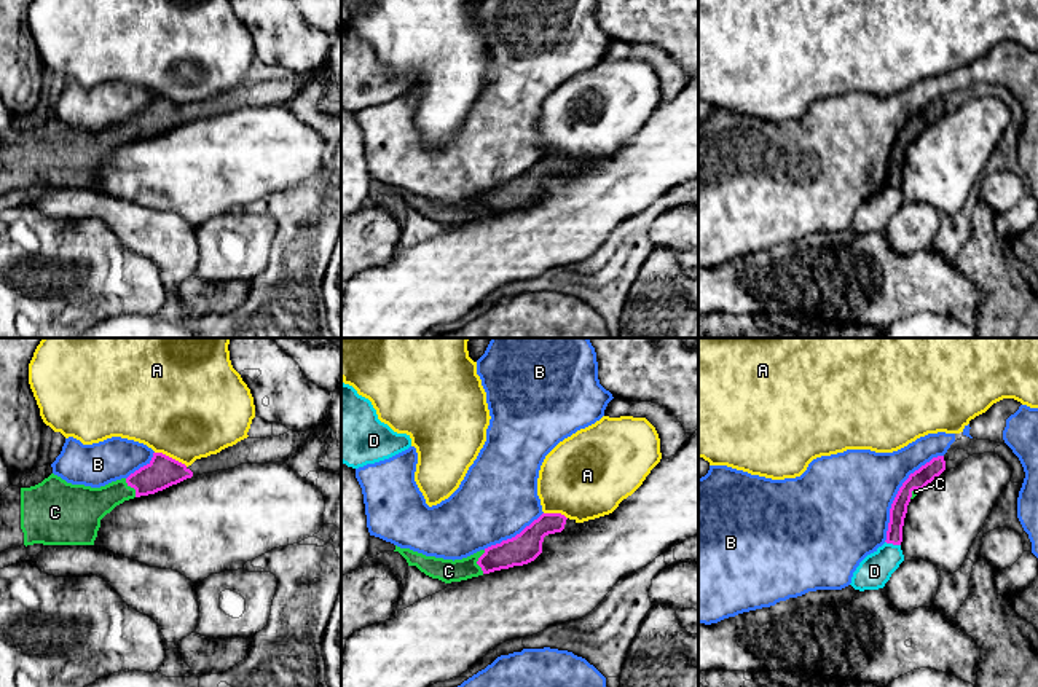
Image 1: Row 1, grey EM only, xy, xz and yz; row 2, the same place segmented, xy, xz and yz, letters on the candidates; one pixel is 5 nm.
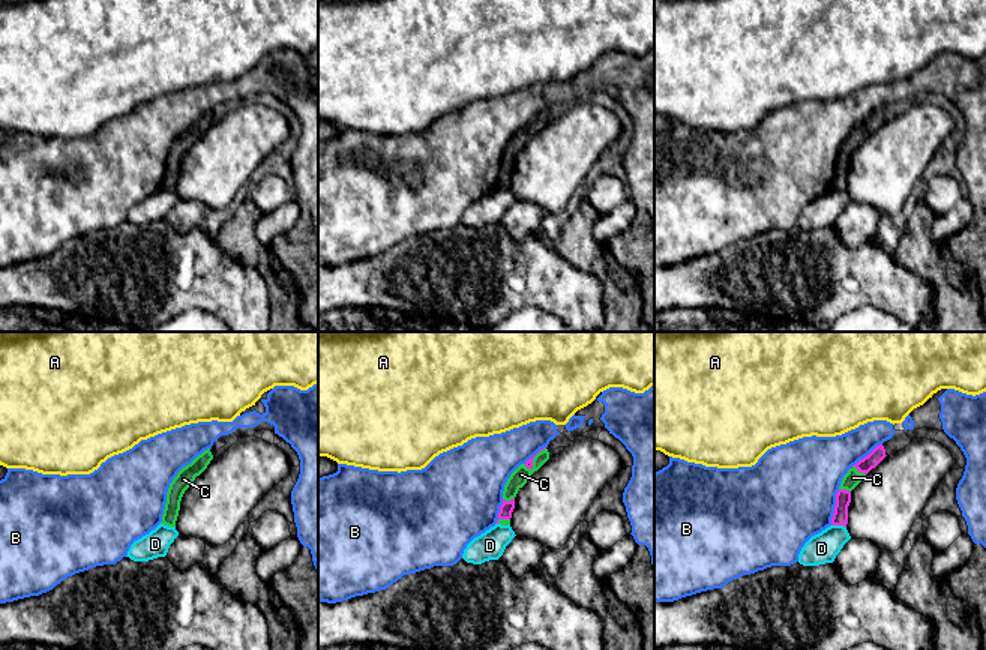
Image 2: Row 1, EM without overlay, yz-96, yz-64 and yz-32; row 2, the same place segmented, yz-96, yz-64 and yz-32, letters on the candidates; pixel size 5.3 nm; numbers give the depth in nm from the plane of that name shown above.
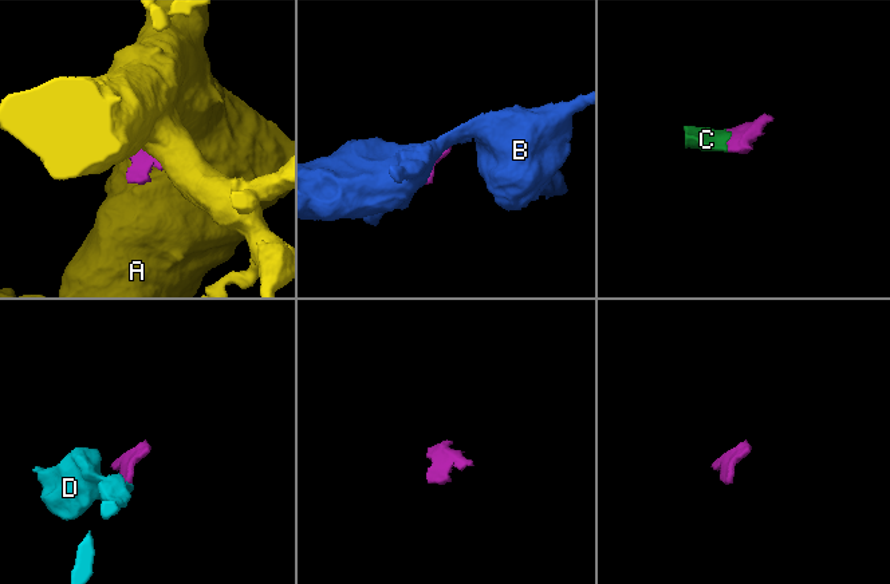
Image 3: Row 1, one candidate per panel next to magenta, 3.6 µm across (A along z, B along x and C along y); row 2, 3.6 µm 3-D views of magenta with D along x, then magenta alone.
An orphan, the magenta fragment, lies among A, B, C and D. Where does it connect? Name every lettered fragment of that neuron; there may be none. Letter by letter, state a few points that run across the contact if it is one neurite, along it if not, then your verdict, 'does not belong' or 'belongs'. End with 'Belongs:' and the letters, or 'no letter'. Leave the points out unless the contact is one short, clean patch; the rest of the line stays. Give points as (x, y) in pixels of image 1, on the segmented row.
A: does not belong
B: does not belong
C: xz (522, 549), (477, 561), (448, 571) | belongs
D: yz (885, 541), (900, 545) | does not belong
Belongs: C

